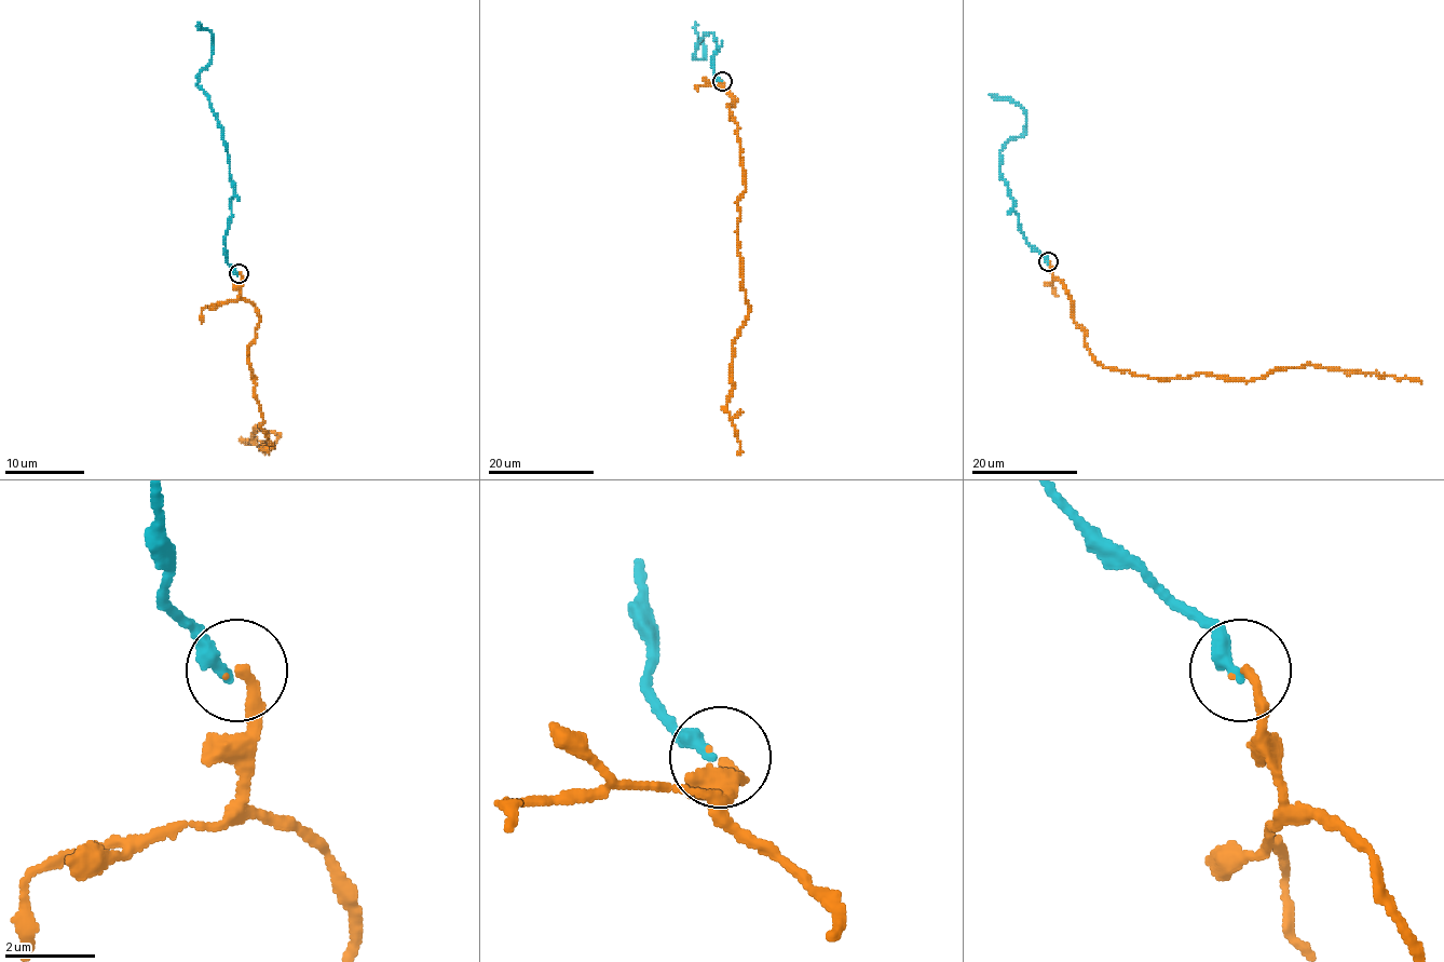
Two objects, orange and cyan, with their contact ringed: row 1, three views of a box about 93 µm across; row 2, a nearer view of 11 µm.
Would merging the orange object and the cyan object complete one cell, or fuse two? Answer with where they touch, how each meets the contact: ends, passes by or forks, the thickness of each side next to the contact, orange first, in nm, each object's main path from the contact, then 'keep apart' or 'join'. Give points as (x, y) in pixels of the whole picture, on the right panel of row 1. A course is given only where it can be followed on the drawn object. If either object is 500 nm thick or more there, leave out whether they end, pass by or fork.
place (1048, 261); orange ends; cyan ends; calibres 240 and 320 nm; course orange (1048, 262), (1064, 285), (1085, 346), (1103, 367), (1150, 378), (1200, 374), (1253, 380), (1308, 364), (1420, 382); course cyan (1048, 262), (1024, 236), (1013, 200), (1000, 173), (1003, 145), (1024, 133), (1026, 113), (1012, 102), (990, 94); join

